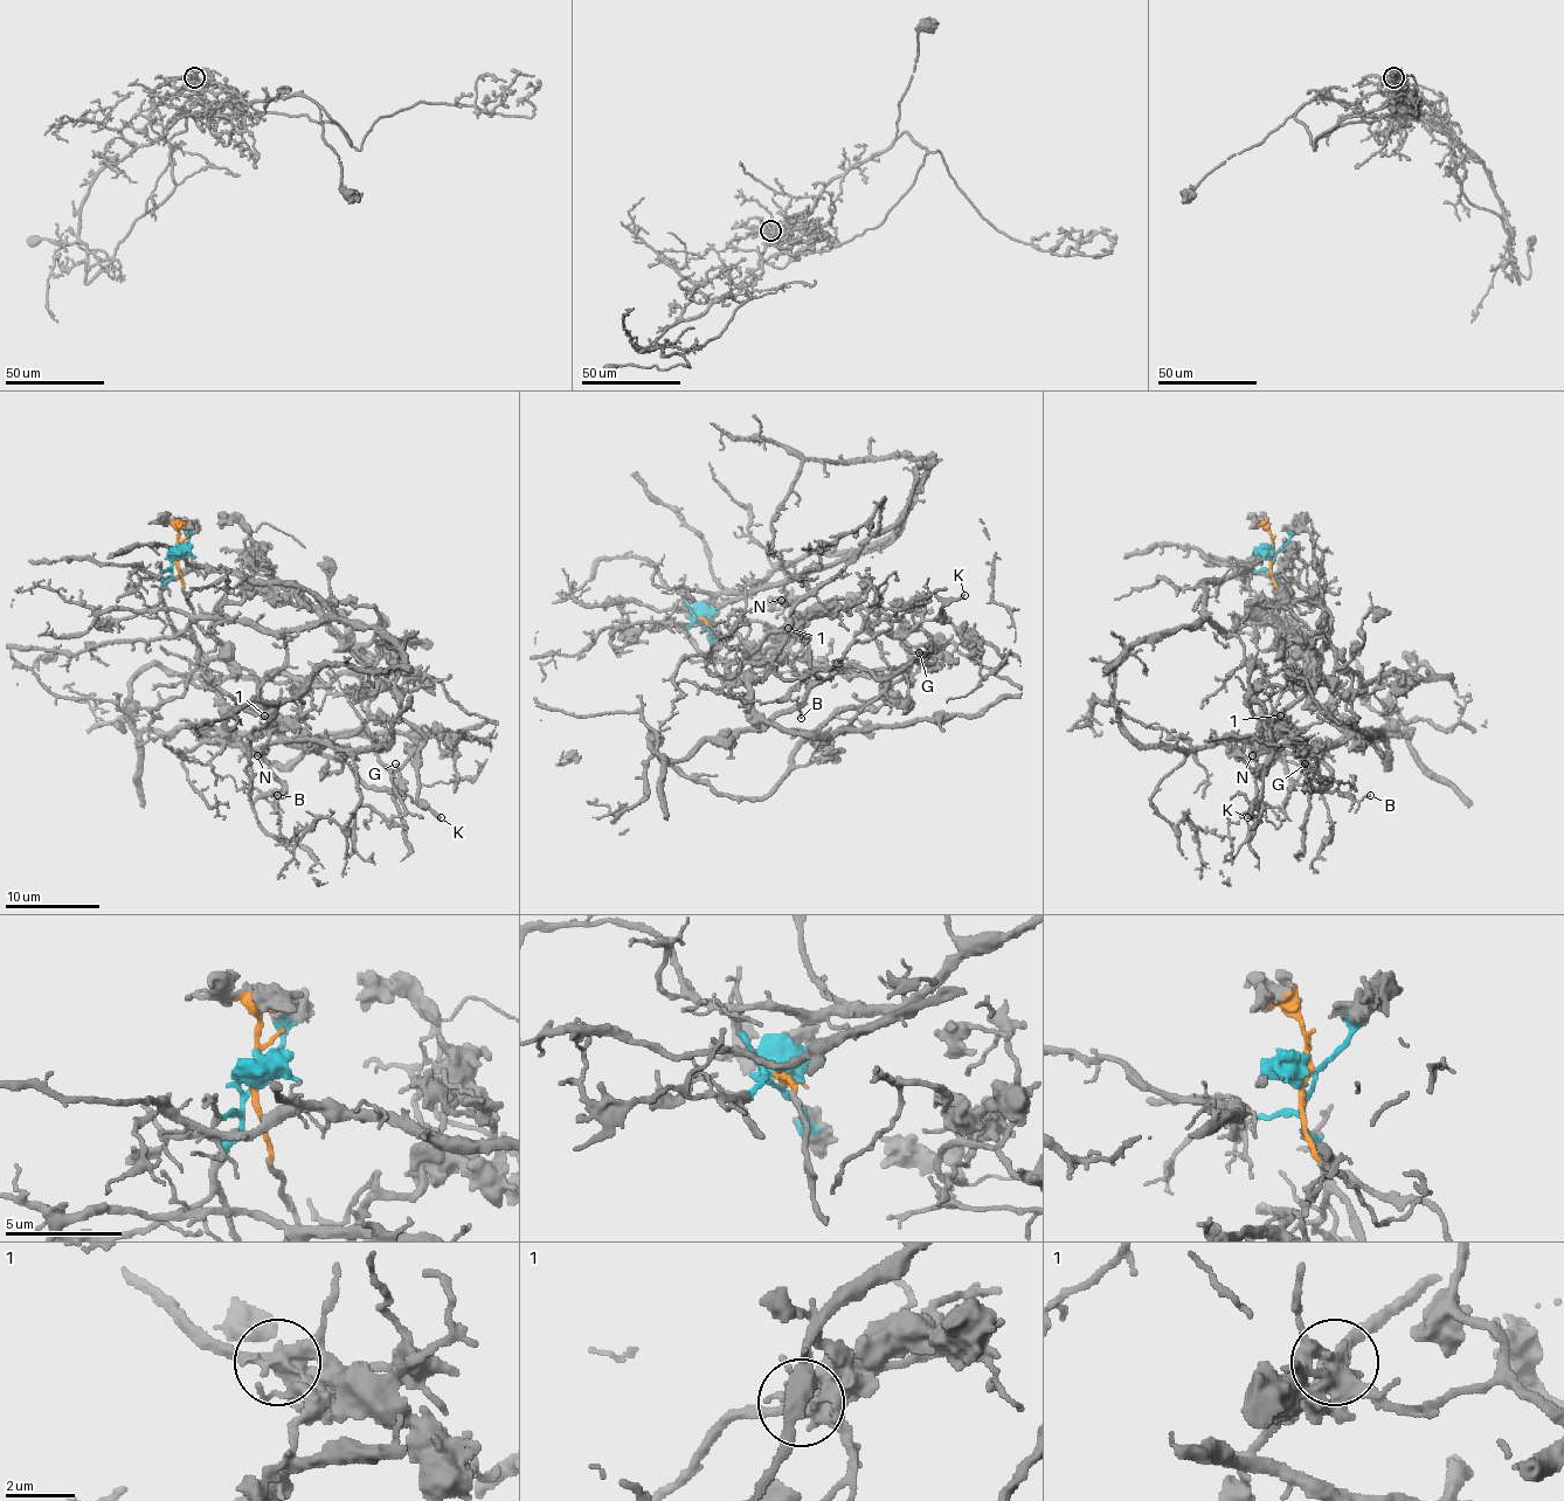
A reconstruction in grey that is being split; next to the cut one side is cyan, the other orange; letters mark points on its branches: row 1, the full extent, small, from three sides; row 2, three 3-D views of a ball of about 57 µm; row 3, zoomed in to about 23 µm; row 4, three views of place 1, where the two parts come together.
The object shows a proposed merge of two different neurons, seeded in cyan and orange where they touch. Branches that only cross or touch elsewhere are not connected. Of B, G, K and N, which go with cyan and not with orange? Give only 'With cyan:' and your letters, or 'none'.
With cyan: B, N

